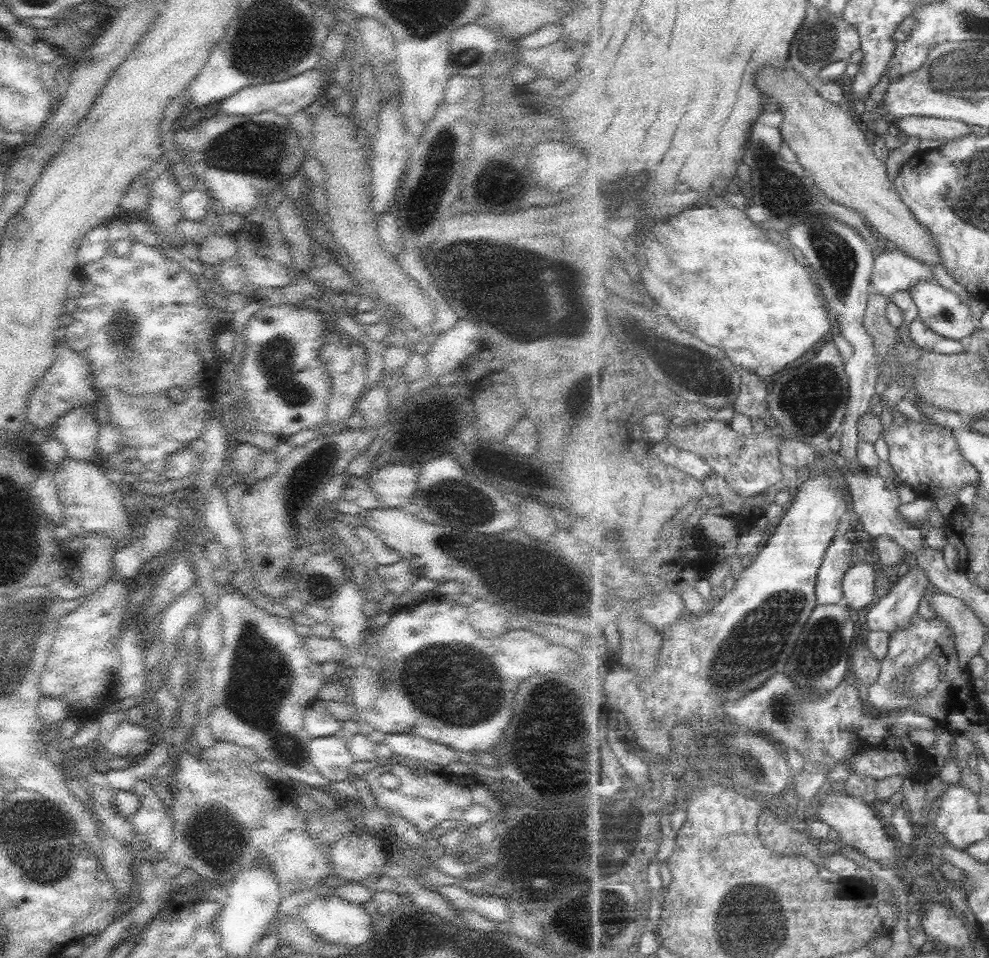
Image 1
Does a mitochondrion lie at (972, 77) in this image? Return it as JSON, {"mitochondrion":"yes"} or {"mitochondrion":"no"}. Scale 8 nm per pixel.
{"mitochondrion":"yes"}

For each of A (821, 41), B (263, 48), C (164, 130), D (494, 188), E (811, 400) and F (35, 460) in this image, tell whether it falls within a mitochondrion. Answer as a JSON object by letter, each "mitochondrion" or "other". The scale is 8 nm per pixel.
{"A":"mitochondrion","B":"mitochondrion","C":"other","D":"other","E":"mitochondrion","F":"other"}

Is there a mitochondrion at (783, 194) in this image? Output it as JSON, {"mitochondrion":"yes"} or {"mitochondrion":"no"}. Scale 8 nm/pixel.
{"mitochondrion":"yes"}

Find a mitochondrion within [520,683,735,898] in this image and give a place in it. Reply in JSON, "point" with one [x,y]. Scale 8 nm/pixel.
{"point":[598,851]}

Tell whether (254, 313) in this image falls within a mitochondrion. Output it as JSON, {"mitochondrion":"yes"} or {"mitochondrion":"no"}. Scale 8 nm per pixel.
{"mitochondrion":"no"}

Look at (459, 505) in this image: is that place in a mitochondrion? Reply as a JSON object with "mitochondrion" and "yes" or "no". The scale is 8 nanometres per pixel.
{"mitochondrion":"yes"}

